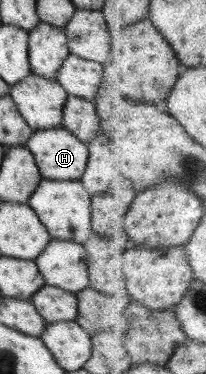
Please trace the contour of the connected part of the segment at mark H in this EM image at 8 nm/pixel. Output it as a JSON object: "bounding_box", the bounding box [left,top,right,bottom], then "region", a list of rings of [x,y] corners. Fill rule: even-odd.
{"bounding_box":[23,129,87,181],"region":[[[66,129],[32,132],[23,146],[31,152],[42,179],[73,181],[84,172],[87,146]]]}

